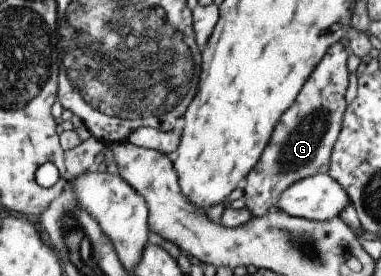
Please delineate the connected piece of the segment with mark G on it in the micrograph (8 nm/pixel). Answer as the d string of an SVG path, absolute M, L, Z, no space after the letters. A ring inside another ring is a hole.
M343 41L333 43L302 85L294 103L274 125L274 131L271 131L259 160L241 184L245 208L252 216L258 217L275 209L276 200L290 184L314 174L327 173L330 154L347 106L344 91L348 83L348 55L349 51Z

